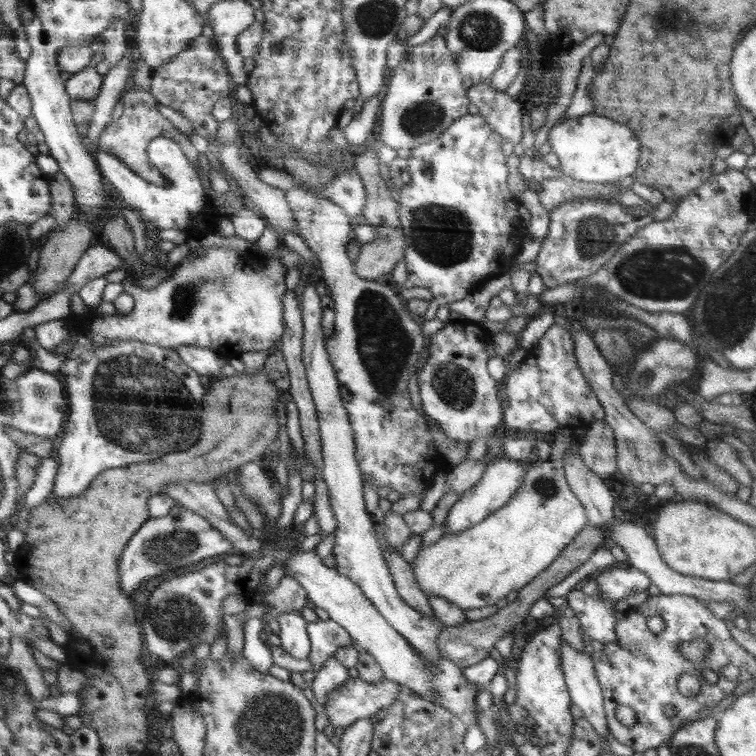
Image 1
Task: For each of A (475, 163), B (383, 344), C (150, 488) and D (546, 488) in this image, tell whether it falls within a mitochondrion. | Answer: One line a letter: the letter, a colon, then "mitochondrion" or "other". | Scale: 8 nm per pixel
A: other
B: mitochondrion
C: other
D: mitochondrion

